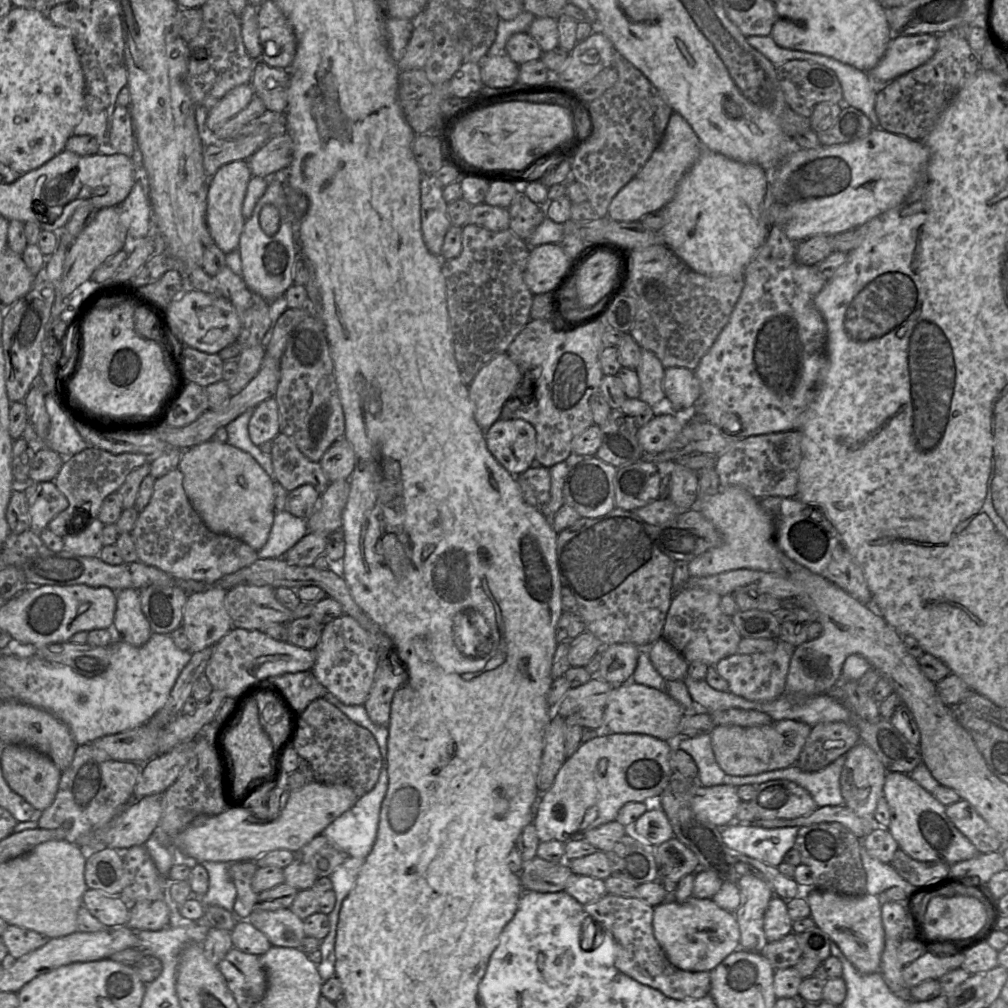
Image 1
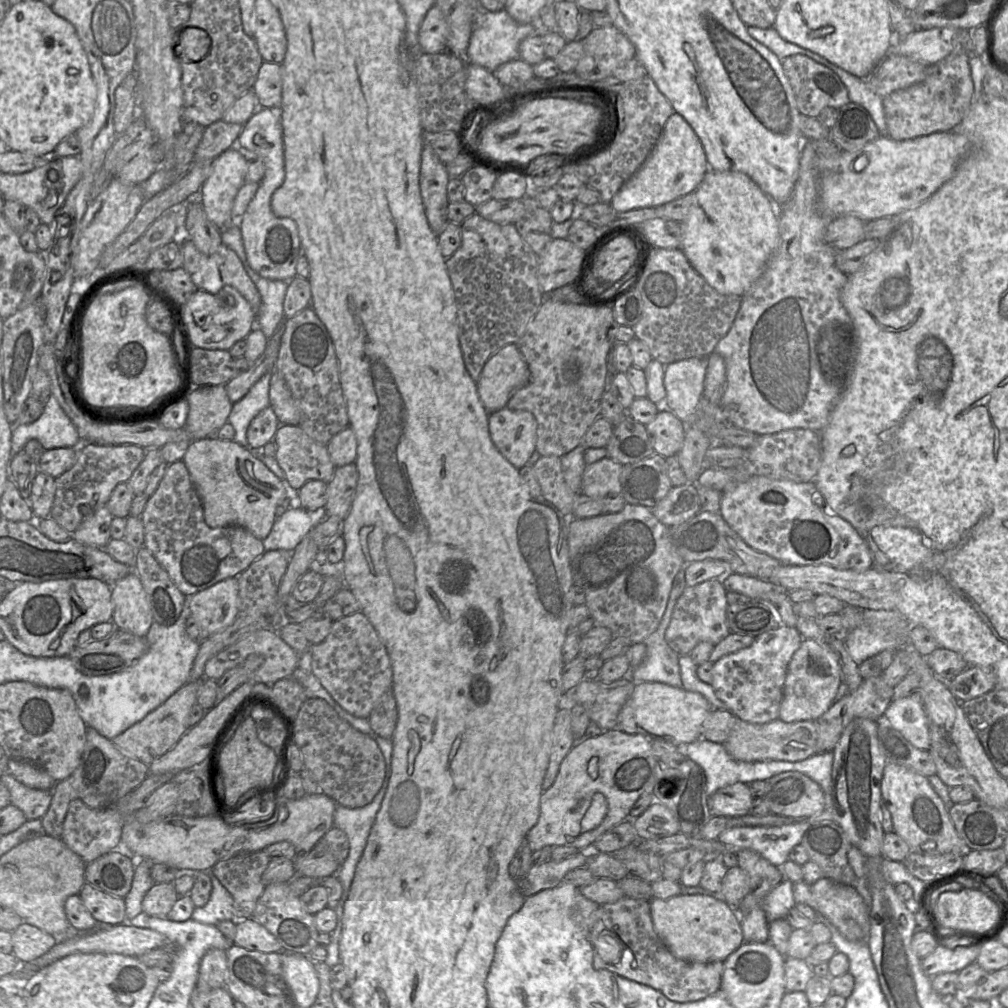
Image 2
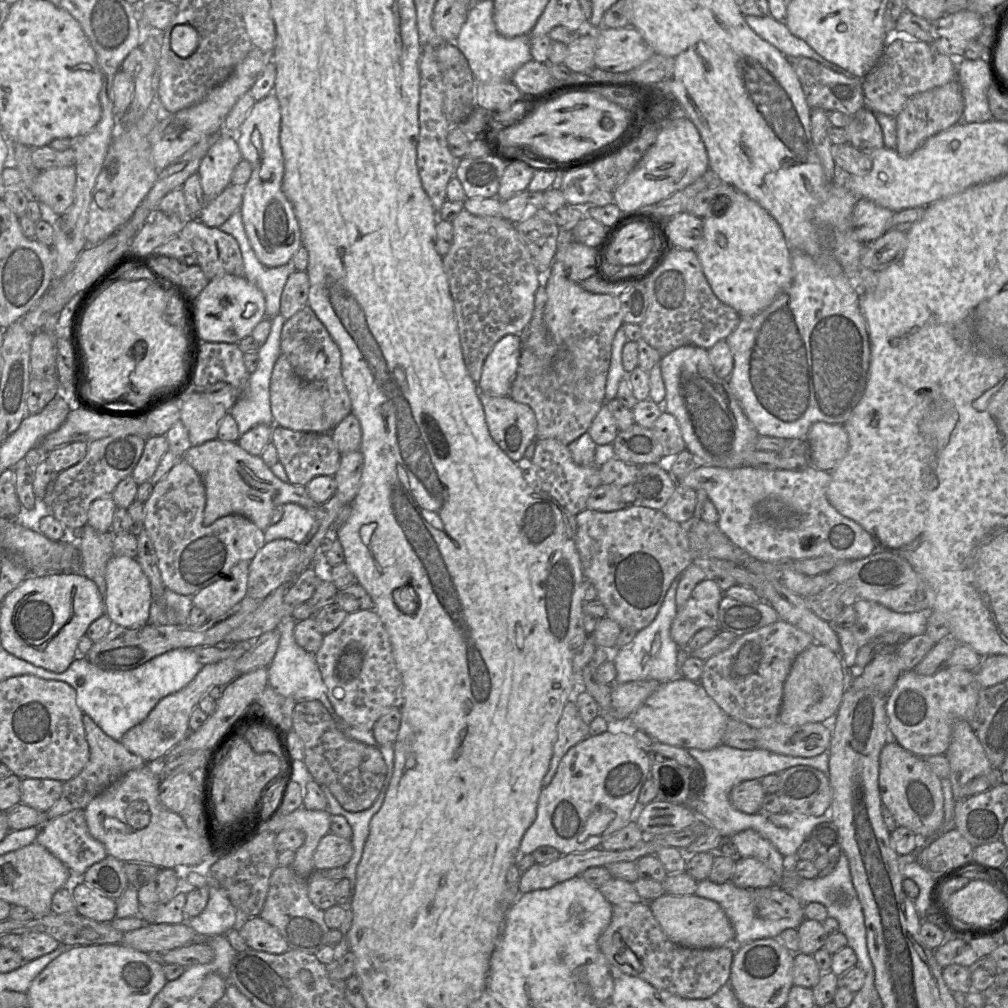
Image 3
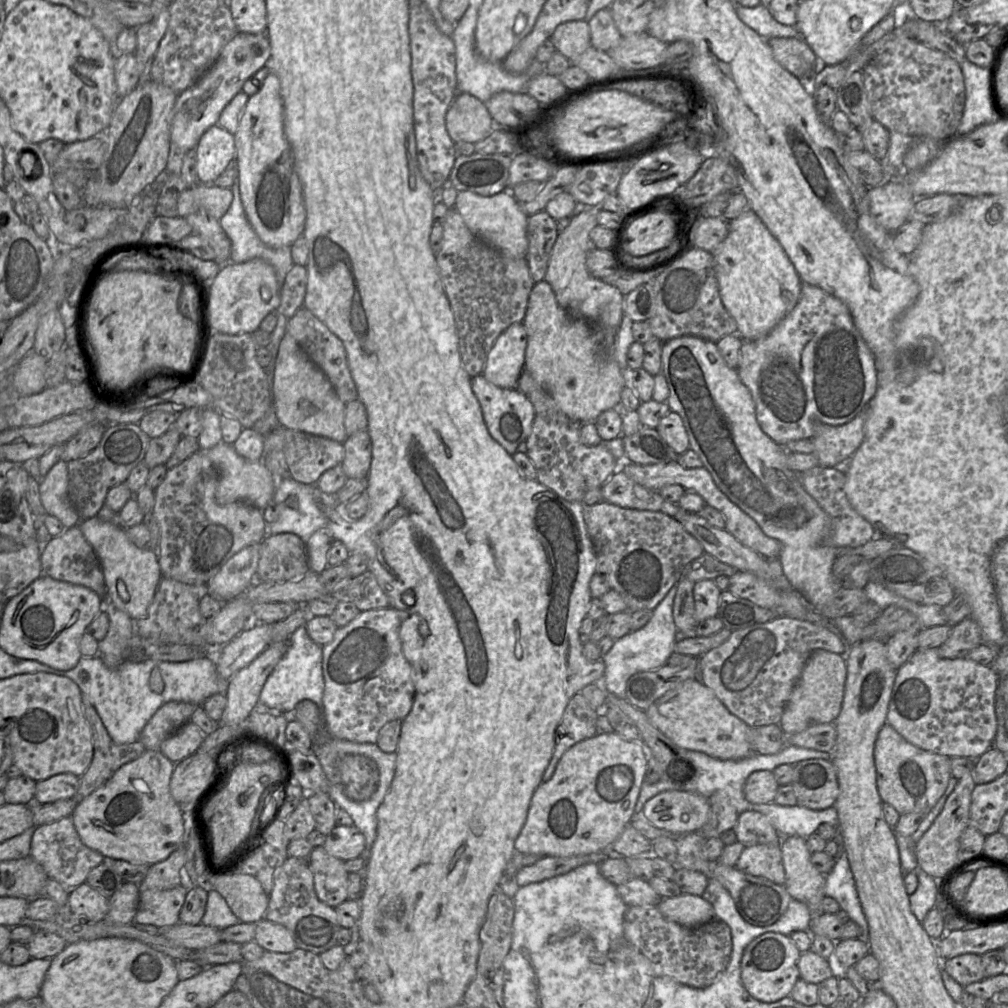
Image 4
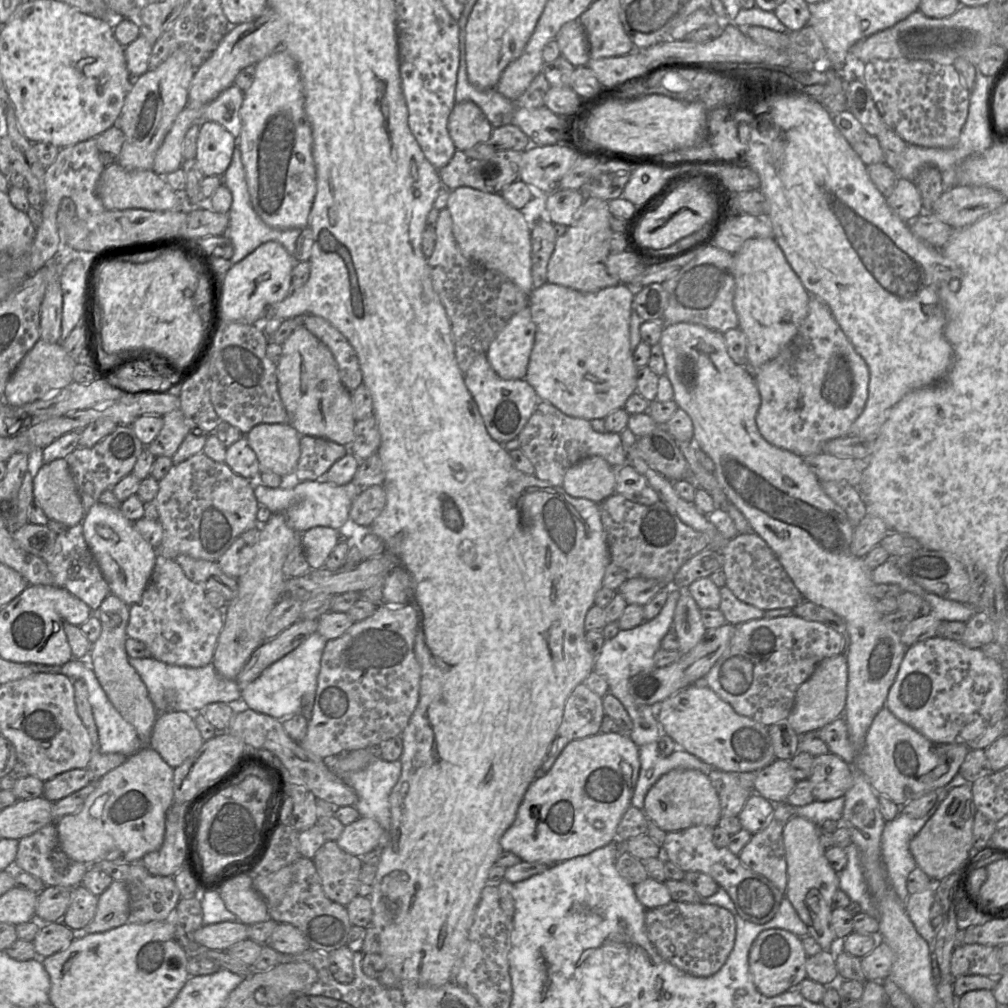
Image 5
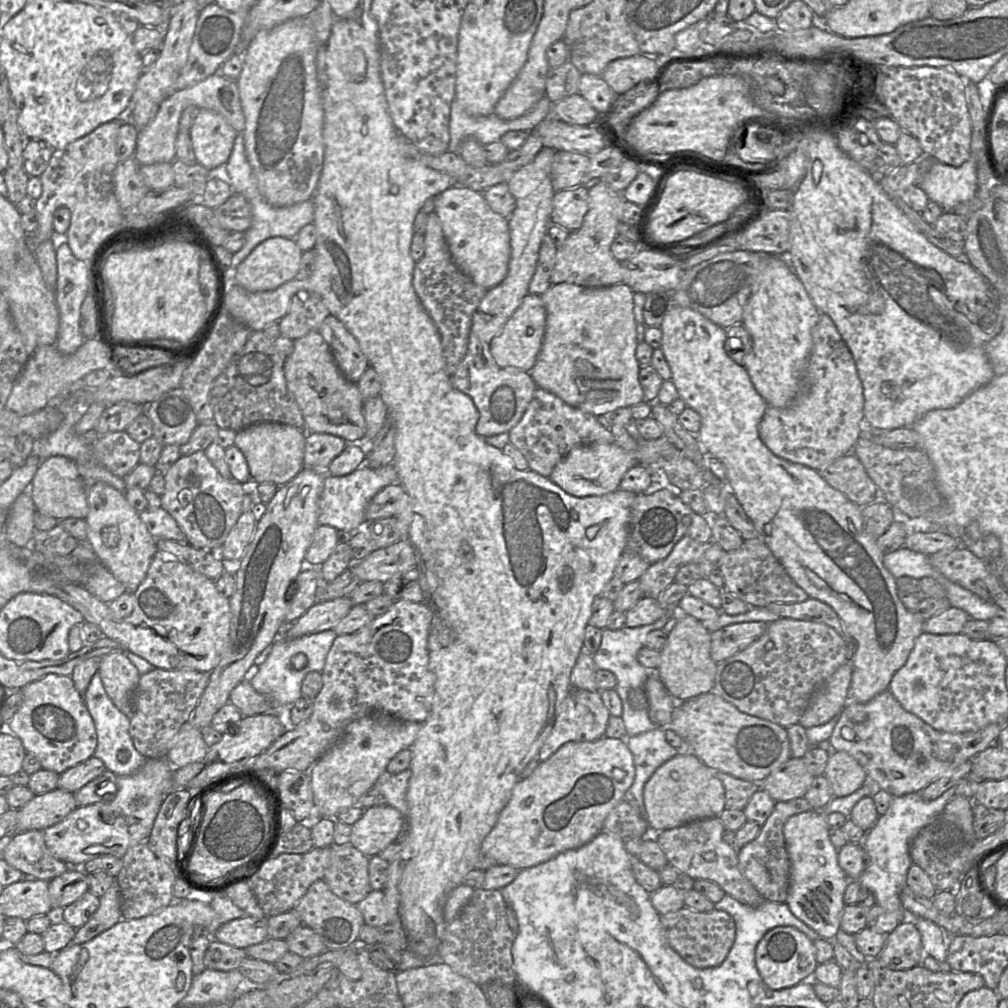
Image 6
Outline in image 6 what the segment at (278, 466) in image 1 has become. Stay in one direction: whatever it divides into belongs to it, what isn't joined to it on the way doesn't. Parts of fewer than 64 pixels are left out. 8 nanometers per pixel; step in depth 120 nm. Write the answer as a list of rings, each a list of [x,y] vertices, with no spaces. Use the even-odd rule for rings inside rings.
[[[306,433],[304,467],[327,471],[331,462],[346,448],[346,441],[332,434]]]

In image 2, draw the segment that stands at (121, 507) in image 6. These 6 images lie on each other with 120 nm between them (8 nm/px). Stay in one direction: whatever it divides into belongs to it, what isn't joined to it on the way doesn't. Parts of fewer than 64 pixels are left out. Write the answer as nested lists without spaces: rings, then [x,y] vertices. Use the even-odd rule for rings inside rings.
[[[133,570],[112,585],[115,628],[146,637],[154,621],[143,584]]]

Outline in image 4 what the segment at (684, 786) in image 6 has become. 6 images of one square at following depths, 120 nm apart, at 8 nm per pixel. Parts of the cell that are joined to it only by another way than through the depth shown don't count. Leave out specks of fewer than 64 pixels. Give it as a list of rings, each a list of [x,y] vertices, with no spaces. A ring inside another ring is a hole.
[[[668,790],[650,798],[641,815],[655,827],[681,836],[699,831],[709,810],[709,799],[699,793]]]

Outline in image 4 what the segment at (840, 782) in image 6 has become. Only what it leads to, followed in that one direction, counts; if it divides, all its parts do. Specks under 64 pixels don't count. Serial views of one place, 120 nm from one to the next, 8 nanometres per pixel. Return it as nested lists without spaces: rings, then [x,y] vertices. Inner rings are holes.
[[[809,759],[794,765],[792,785],[797,805],[811,810],[832,807],[839,794],[836,769],[831,760]]]

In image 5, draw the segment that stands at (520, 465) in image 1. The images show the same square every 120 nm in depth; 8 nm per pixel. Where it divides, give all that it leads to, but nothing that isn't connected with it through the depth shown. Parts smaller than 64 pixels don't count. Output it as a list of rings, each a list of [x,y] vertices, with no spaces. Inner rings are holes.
[[[486,353],[474,359],[464,373],[464,382],[478,406],[488,434],[499,444],[517,438],[539,402],[534,388],[525,379],[499,377],[488,362]]]

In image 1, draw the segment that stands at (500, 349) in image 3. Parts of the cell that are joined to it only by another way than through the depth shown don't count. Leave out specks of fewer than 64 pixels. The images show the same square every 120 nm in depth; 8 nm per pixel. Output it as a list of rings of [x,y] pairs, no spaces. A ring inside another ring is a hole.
[[[505,352],[493,357],[486,365],[484,365],[474,377],[469,385],[469,397],[474,405],[474,417],[478,426],[486,431],[501,417],[502,407],[505,402],[516,396],[515,391],[518,386],[525,388],[528,385],[528,379],[524,383],[524,373],[521,368],[509,357]]]

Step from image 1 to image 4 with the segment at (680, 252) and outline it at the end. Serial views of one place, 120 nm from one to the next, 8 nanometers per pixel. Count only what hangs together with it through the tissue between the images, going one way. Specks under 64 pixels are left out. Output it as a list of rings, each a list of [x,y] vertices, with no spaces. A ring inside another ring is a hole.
[[[754,211],[729,221],[728,235],[713,256],[722,303],[735,319],[743,340],[766,336],[798,303],[803,282],[778,240]]]

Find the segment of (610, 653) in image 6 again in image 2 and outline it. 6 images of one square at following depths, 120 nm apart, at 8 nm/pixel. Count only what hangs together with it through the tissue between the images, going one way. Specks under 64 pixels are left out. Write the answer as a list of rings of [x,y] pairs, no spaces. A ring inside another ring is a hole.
[[[686,564],[674,577],[667,605],[658,628],[644,641],[646,646],[644,660],[636,668],[632,669],[631,667],[629,677],[635,684],[657,682],[683,688],[678,663],[679,655],[667,644],[665,632],[671,621],[675,604],[686,587],[685,568]]]

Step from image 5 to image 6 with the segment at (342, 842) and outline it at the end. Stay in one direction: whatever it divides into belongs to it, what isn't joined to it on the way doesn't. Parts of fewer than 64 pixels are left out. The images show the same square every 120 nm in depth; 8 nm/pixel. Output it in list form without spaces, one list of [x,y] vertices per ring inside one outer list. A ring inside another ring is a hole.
[[[382,803],[364,809],[363,815],[351,826],[350,844],[365,856],[371,858],[382,852],[406,828],[406,817],[396,808]]]

